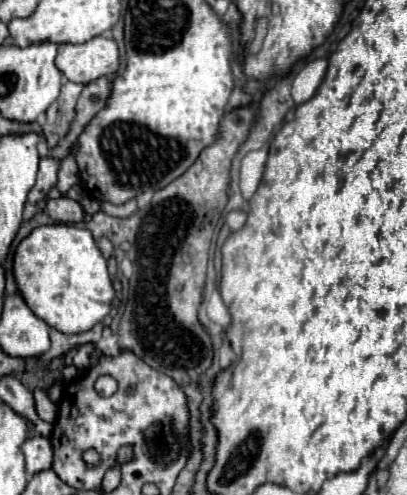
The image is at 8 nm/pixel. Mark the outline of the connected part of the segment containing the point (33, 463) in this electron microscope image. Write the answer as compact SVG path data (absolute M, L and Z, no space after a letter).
M42 435L30 437L22 445L22 453L26 457L26 473L28 475L36 475L40 471L52 469L54 451L52 451L52 445L50 445L50 441L46 437L42 437Z

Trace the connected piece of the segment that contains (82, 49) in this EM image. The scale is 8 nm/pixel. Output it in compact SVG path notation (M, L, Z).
M94 37L86 43L62 43L56 57L58 69L74 83L88 85L112 75L120 67L120 51L114 39Z

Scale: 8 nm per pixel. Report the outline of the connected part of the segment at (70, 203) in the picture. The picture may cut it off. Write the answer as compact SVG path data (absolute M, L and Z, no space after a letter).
M68 197L48 199L46 211L50 213L50 217L56 223L82 223L82 219L84 219L84 209L80 207L80 203L74 199L68 199Z

